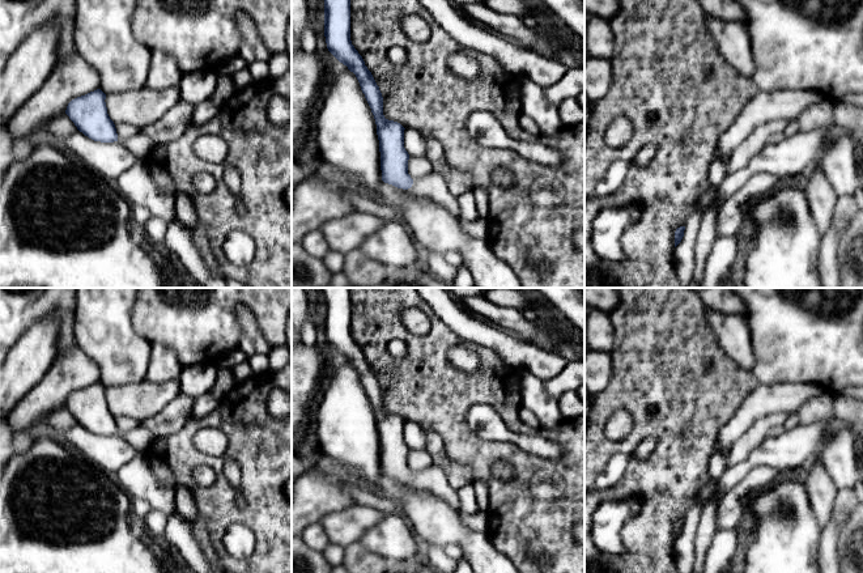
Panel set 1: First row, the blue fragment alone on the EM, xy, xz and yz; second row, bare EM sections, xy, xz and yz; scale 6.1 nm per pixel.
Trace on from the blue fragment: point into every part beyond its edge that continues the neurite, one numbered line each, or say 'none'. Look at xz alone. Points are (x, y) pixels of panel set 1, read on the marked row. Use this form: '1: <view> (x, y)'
1: xz (433, 185)

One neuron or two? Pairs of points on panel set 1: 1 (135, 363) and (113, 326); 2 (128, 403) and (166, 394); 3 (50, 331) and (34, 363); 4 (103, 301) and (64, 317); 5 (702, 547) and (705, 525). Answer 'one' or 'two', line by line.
1: one
2: one
3: one
4: two
5: one

